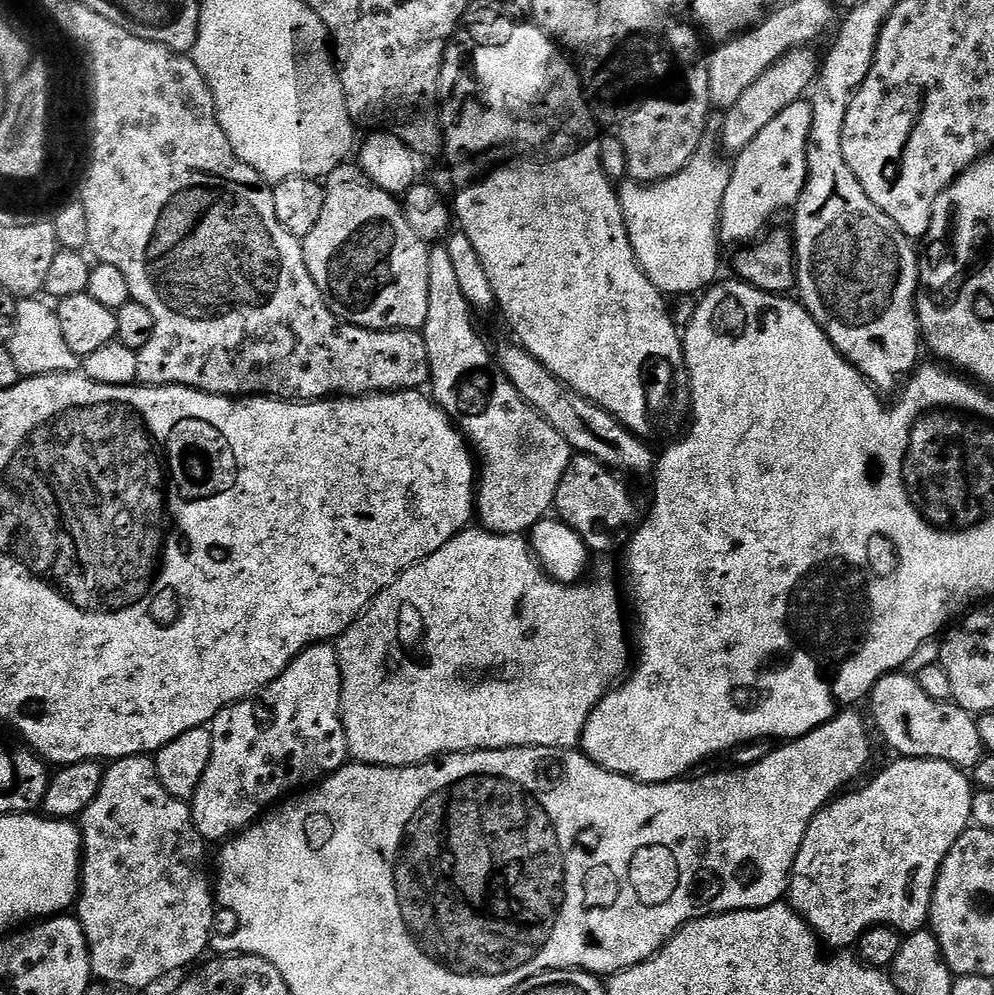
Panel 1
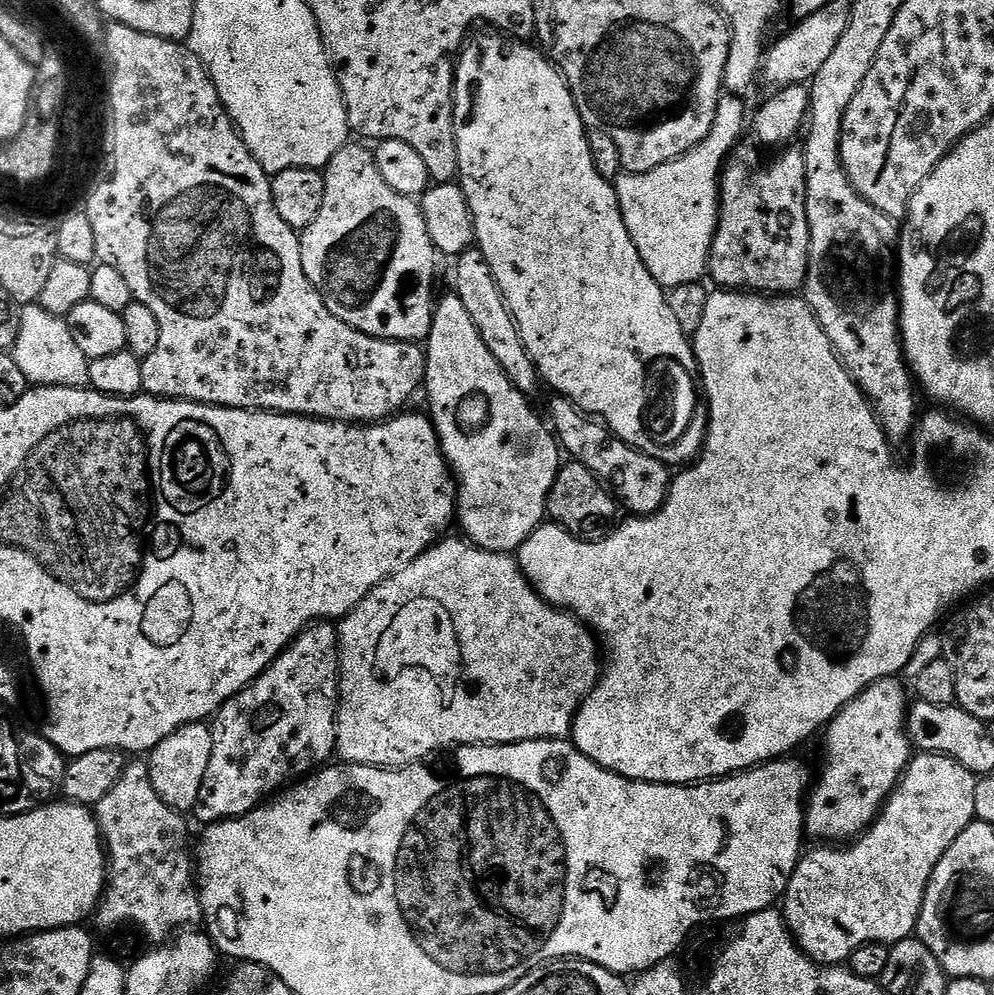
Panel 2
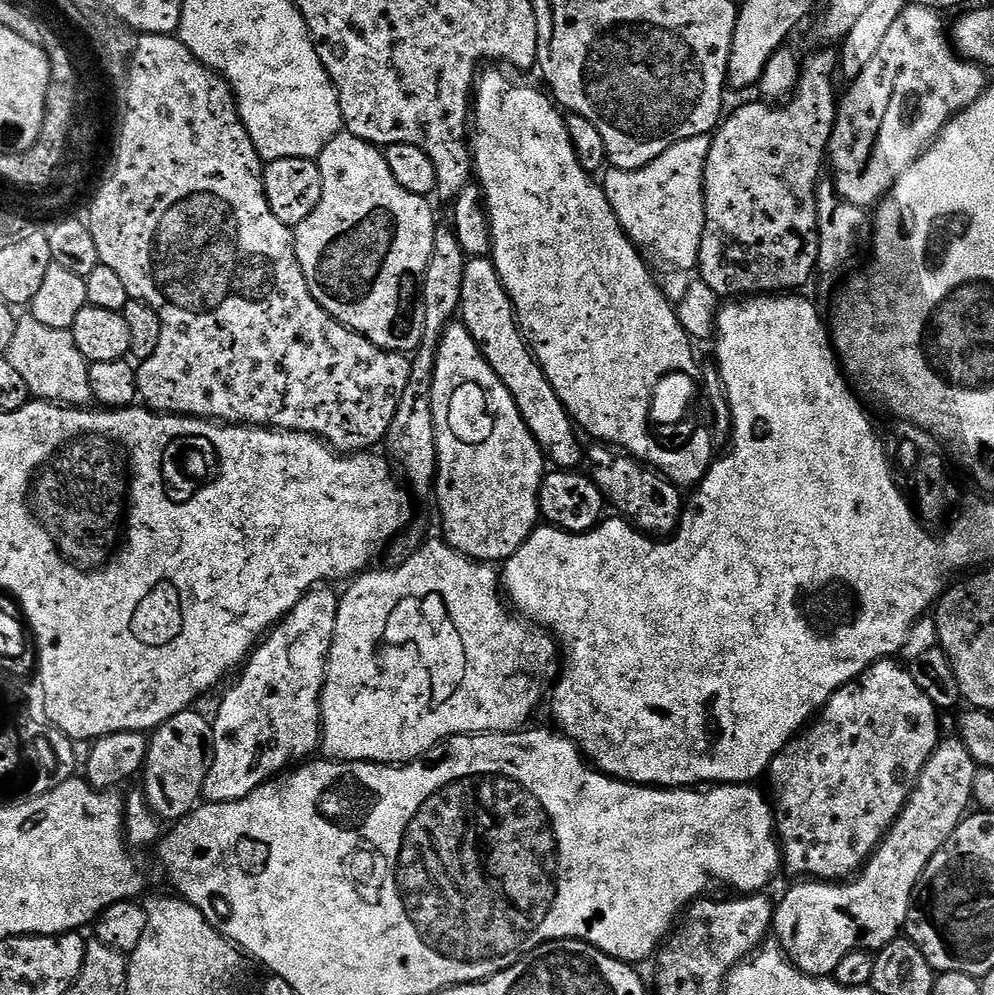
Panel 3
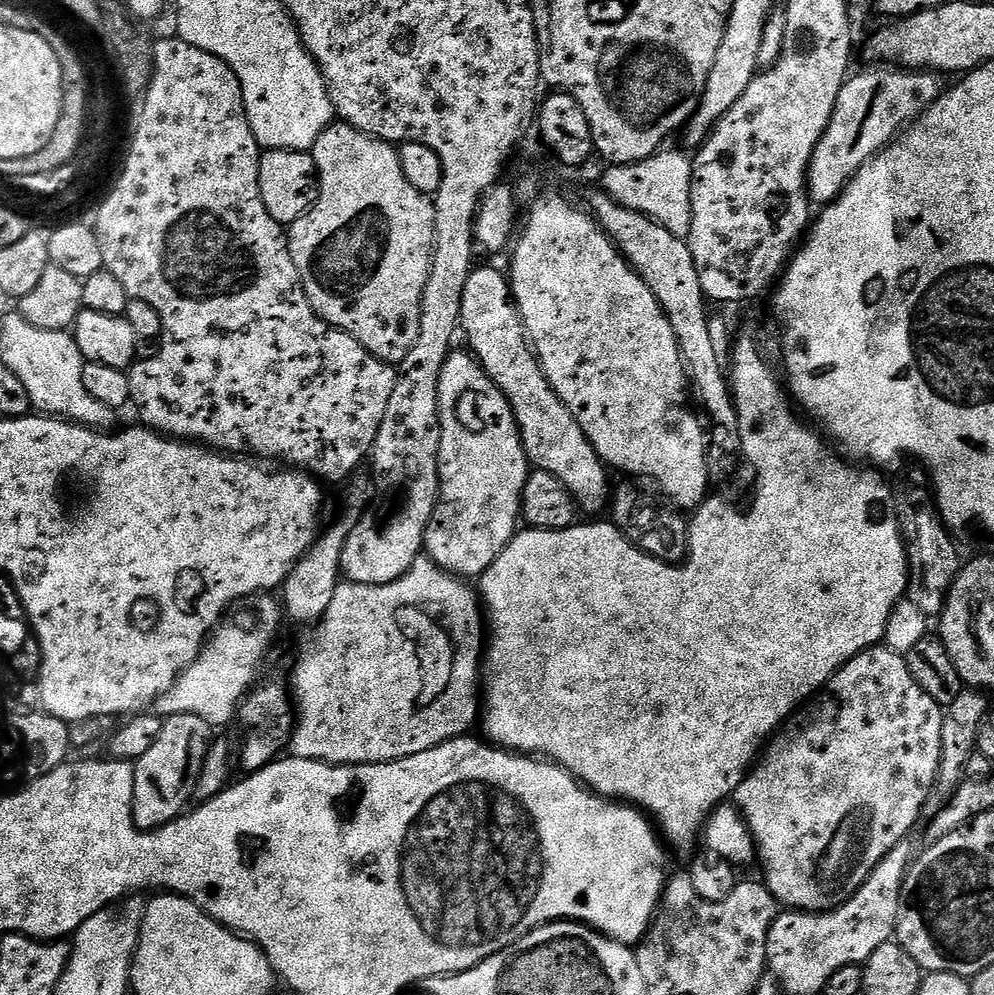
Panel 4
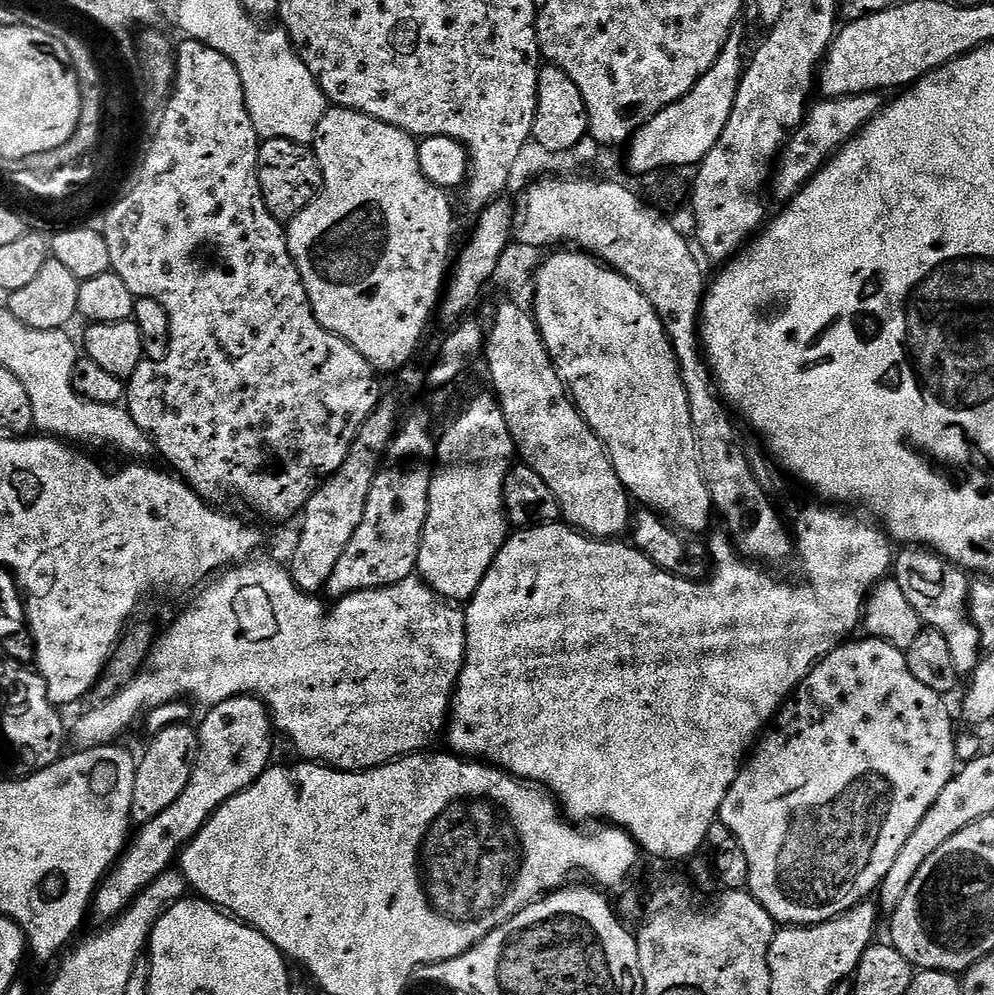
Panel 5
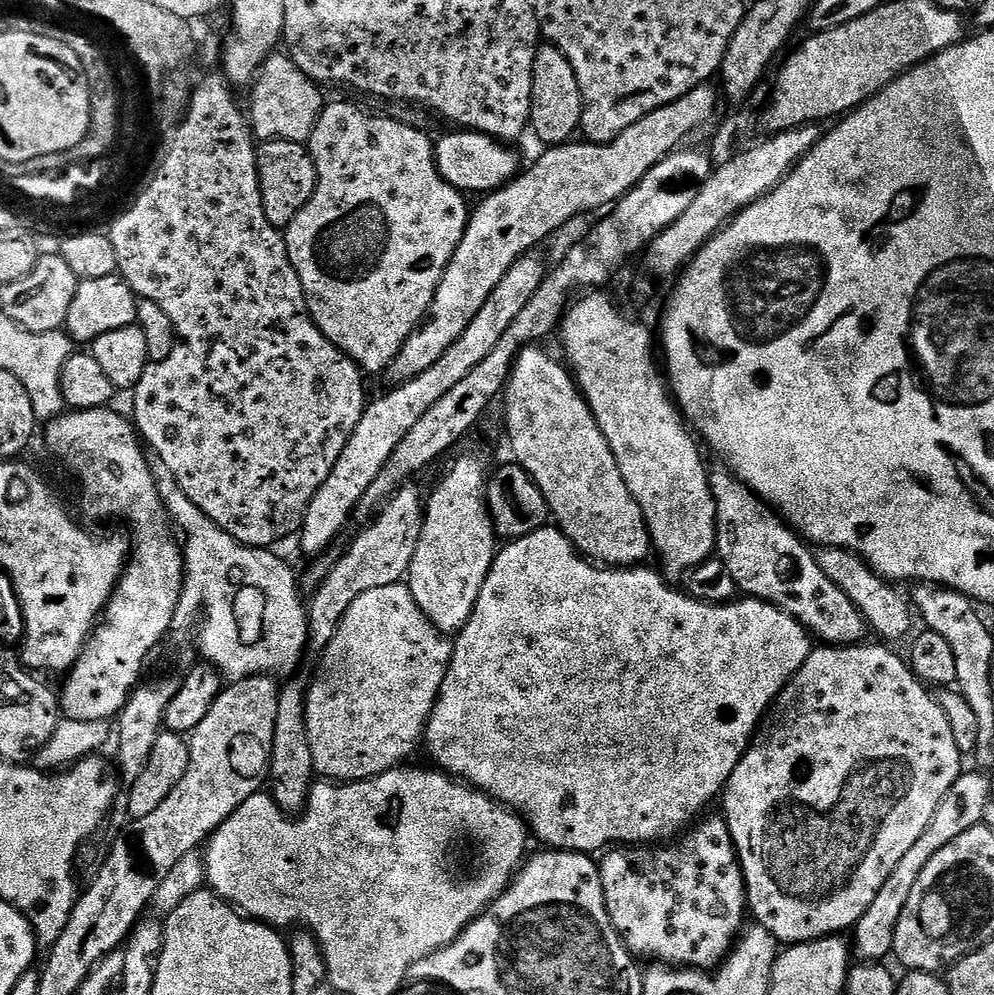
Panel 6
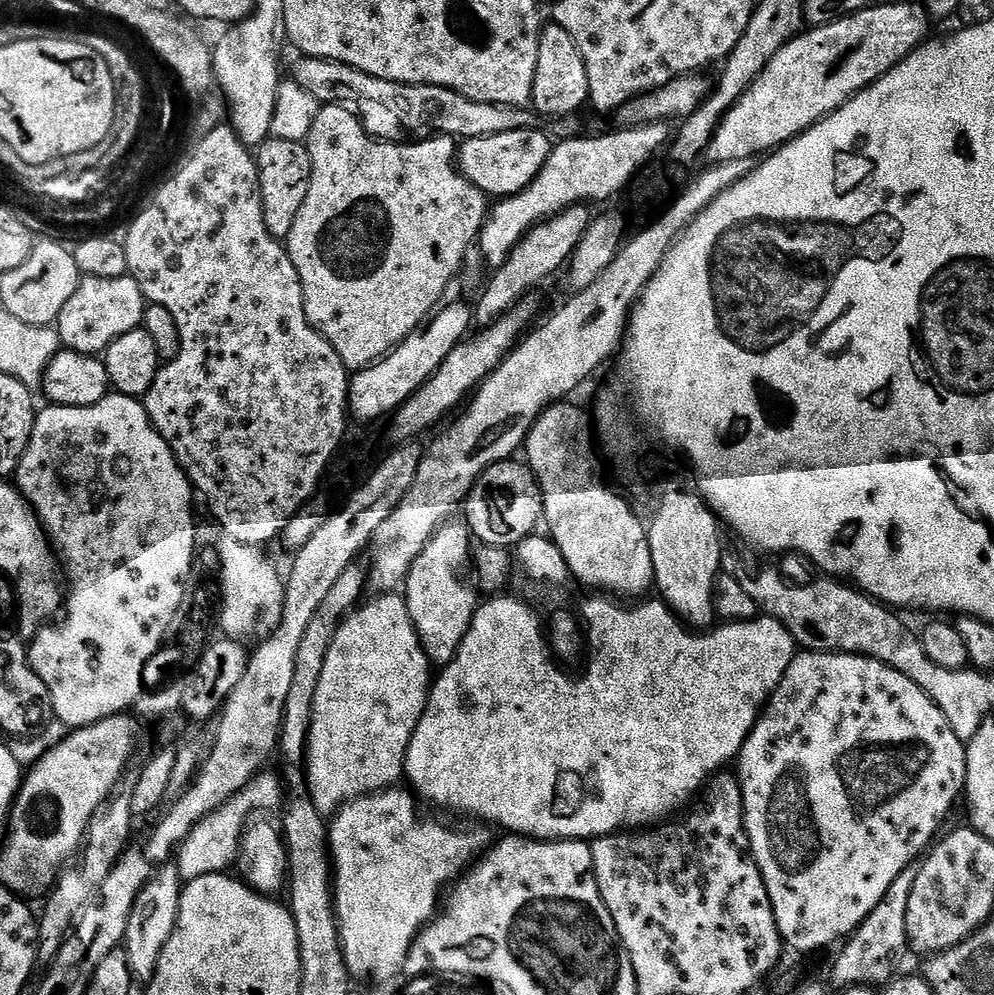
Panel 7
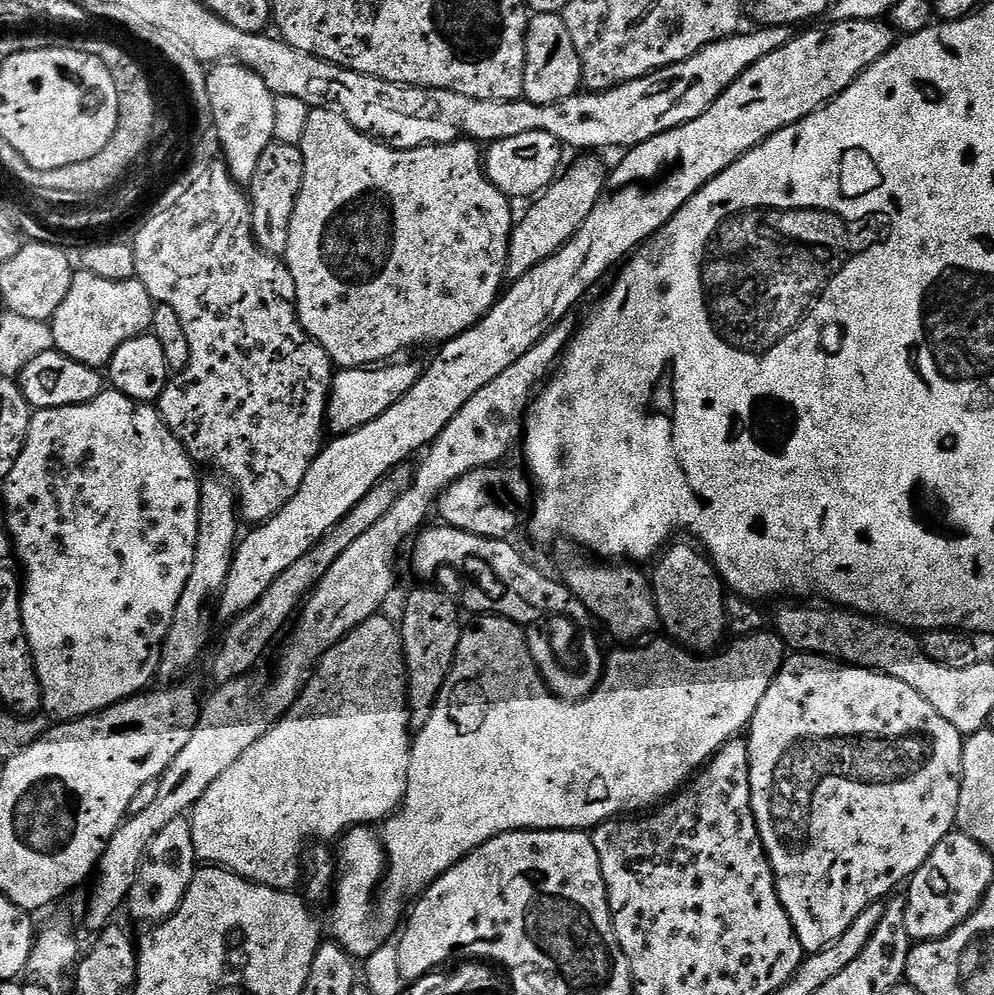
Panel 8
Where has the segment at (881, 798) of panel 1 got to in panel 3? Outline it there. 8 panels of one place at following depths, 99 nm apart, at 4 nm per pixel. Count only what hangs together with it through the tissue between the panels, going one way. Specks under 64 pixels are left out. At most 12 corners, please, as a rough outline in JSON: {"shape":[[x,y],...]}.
{"shape":[[941,739],[907,806],[847,882],[796,882],[771,931],[831,977],[903,933],[928,860],[973,803],[978,766]]}

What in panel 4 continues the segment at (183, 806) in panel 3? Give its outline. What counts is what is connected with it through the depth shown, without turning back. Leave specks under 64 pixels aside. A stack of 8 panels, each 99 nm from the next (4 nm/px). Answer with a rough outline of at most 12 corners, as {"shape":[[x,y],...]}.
{"shape":[[170,716],[135,761],[132,817],[165,828],[193,803],[212,725]]}

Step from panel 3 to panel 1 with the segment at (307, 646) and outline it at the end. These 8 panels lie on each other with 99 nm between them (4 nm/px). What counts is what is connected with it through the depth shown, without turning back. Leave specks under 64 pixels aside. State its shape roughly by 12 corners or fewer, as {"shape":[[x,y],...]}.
{"shape":[[339,651],[212,719],[203,840],[349,763]]}

